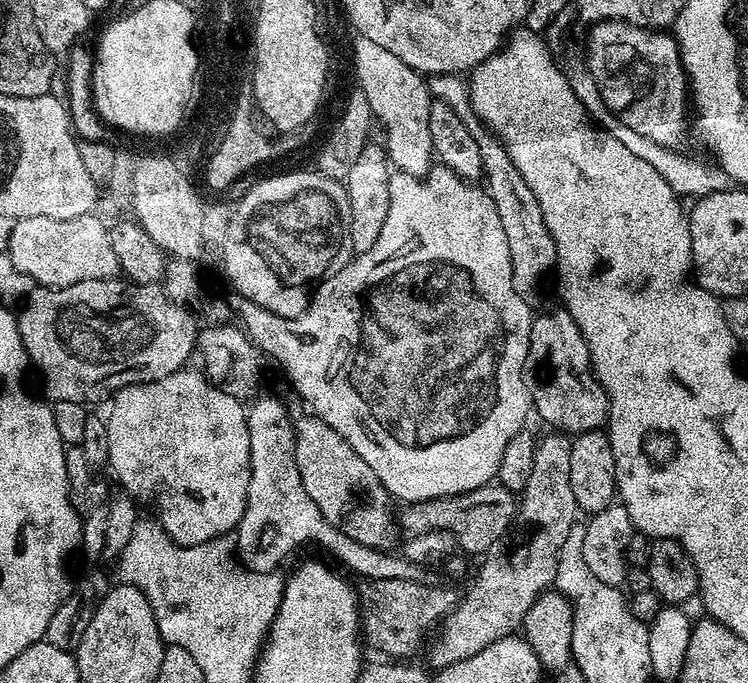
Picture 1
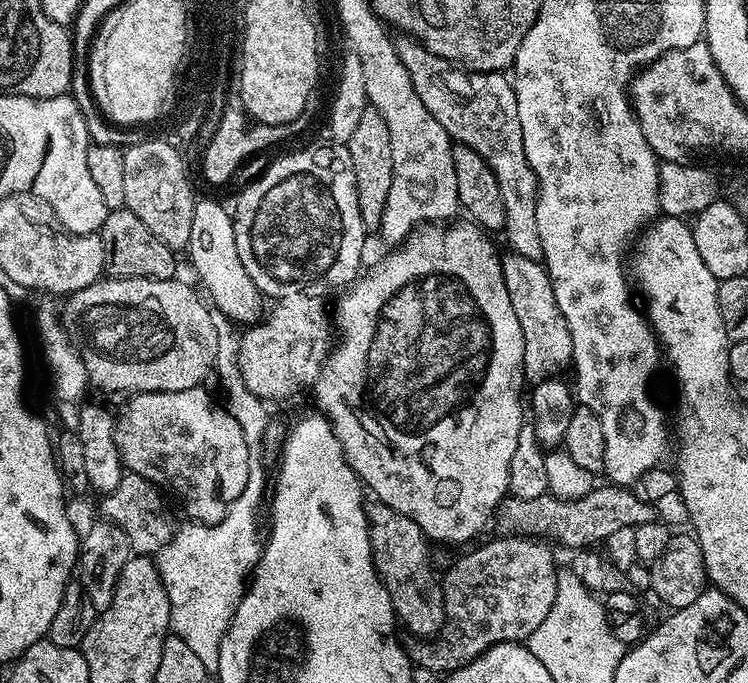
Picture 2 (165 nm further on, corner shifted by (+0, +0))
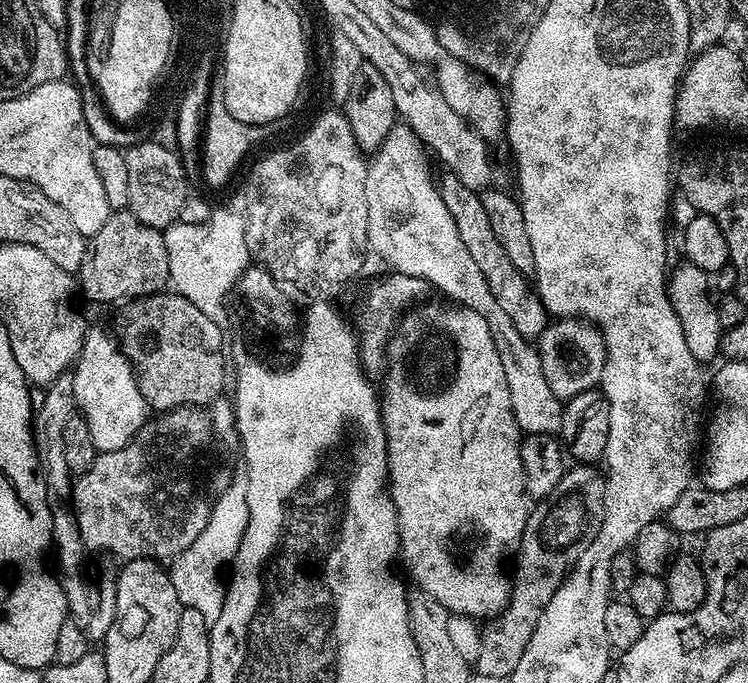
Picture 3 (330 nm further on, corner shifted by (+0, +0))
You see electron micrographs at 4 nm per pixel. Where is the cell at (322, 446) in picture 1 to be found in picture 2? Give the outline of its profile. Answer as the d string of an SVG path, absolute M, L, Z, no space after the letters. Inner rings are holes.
M372 502L367 505L367 509L372 561L390 594L397 621L403 627L405 624L413 632L413 637L435 637L446 623L444 589L428 565L429 545L424 531L413 520L406 518L406 514L385 504Z

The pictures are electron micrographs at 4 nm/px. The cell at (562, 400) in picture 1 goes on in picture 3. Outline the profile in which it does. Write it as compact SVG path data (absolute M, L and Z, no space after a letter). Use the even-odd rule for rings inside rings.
M444 174L444 177L441 175L438 183L442 200L446 202L447 209L454 218L454 224L458 226L458 234L462 242L466 242L466 250L470 250L470 258L474 258L478 270L482 270L490 286L490 294L498 298L498 306L506 310L510 322L514 322L514 330L518 330L518 334L522 334L527 340L535 341L547 330L550 313L544 307L529 277L522 270L518 270L506 256L505 250L502 250L502 245L498 242L493 227L490 226L489 215L486 214L486 209L480 201L480 192L466 186L451 174Z

